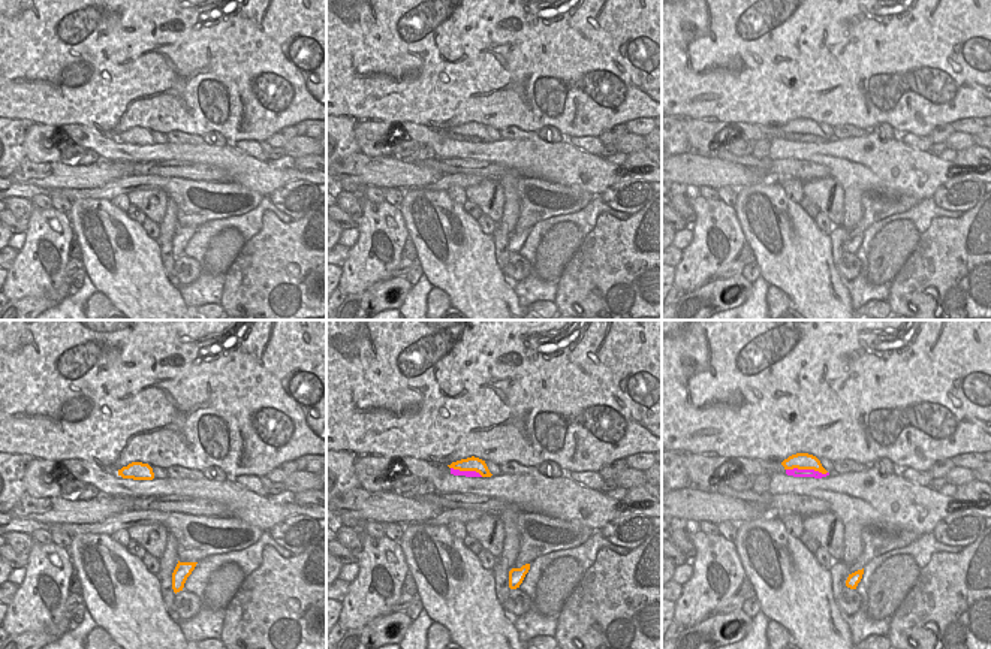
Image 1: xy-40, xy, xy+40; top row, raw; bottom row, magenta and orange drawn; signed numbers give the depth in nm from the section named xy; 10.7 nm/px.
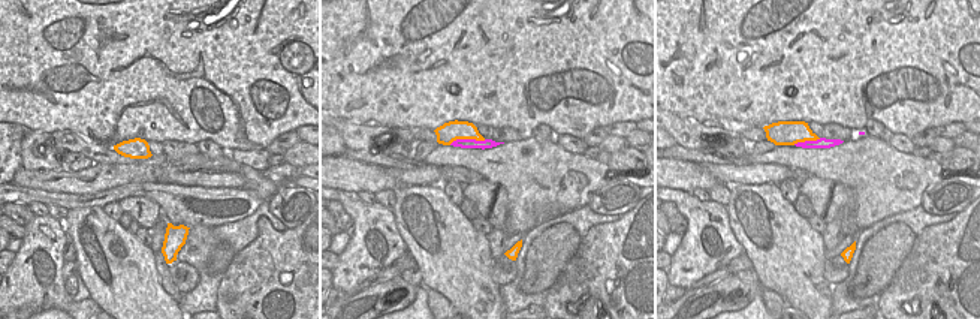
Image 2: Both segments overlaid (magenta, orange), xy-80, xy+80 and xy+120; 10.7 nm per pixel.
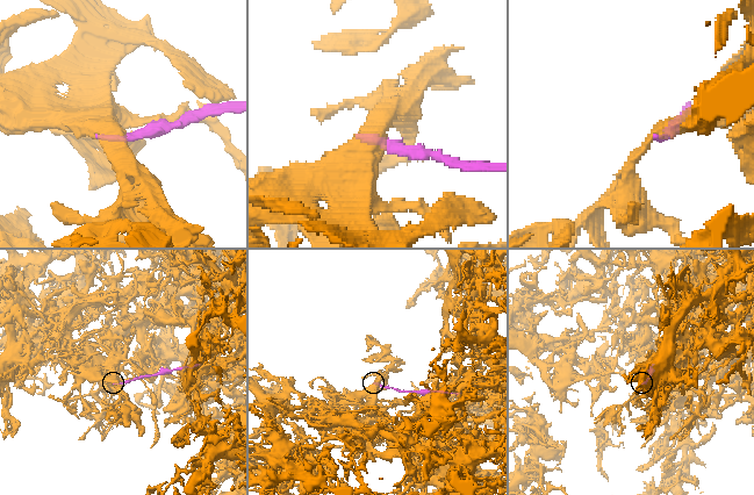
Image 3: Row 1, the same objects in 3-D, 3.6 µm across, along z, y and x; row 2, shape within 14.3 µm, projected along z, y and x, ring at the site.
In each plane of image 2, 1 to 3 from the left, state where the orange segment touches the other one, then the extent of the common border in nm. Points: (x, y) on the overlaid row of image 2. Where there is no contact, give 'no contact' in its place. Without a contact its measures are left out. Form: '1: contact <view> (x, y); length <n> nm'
1: no contact
2: contact xy+80 (467, 140); length 400 nm
3: contact xy+120 (807, 141); length 320 nm

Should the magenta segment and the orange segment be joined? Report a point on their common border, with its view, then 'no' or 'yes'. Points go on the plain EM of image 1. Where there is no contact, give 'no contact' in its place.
xy+40 (807, 135) | no

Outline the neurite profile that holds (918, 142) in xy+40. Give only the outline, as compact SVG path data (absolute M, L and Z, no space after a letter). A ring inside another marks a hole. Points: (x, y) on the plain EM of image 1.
M901 133L901 141L919 151L930 151L931 145L934 144L930 136L916 136L913 133Z

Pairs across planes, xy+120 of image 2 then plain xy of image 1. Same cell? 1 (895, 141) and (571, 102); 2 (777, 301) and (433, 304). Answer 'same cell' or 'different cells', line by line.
1: different cells
2: same cell

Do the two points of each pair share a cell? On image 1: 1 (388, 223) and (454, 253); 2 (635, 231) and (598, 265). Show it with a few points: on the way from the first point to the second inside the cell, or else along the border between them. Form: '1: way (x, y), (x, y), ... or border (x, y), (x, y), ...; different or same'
1: border (398, 208), (409, 237); different
2: way (626, 240), (607, 259); same

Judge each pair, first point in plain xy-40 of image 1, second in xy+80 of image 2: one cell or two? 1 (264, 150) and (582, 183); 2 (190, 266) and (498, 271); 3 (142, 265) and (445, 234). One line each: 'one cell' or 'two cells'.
1: two cells
2: one cell
3: one cell

